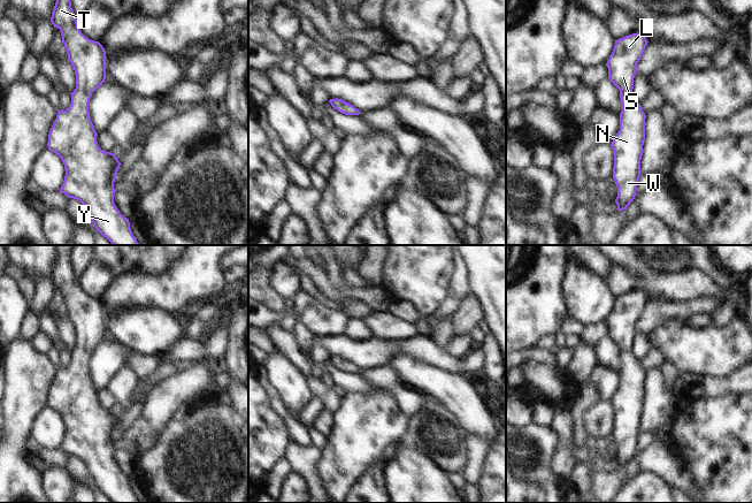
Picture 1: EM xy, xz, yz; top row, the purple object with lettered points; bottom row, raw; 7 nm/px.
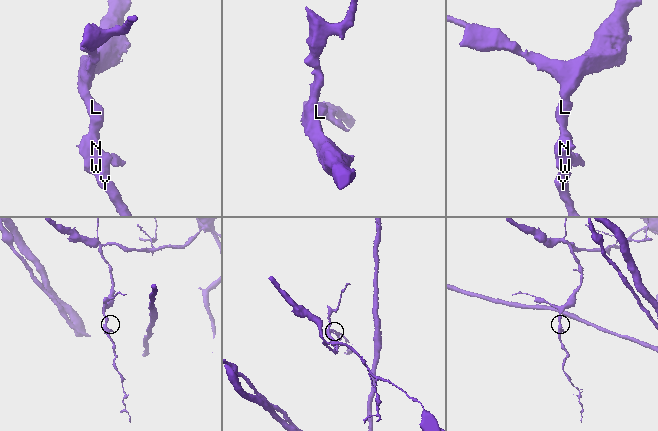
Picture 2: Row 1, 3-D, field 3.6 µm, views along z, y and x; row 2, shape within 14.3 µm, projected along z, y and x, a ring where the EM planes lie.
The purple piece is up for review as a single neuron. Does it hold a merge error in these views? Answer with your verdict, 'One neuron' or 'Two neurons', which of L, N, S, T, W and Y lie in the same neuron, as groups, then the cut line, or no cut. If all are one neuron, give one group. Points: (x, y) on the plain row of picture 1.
One neuron. Groups: L N S T W Y. No split.

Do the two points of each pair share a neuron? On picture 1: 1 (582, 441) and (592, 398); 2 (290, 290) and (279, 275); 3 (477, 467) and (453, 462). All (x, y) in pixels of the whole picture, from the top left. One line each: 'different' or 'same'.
1: same
2: same
3: different

